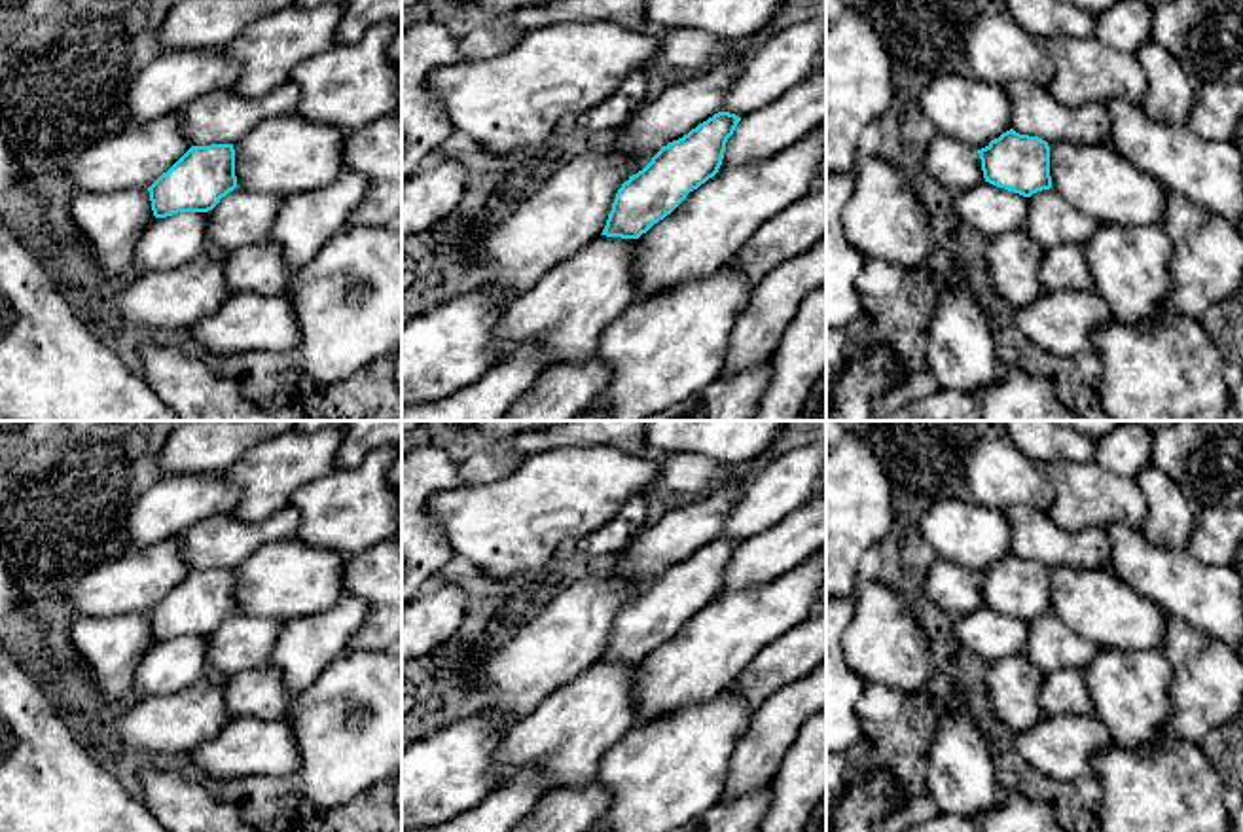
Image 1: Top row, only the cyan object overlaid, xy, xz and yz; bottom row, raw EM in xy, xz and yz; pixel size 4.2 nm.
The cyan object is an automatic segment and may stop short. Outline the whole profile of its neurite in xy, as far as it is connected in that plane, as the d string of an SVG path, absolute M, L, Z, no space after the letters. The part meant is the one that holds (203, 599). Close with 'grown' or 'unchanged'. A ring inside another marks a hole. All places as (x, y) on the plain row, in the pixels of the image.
M233 569L191 570L150 612L155 642L208 637L237 612Z | unchanged

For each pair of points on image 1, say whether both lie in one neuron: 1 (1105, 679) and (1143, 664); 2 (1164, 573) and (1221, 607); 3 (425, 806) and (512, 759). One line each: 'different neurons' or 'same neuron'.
1: same neuron
2: same neuron
3: different neurons

